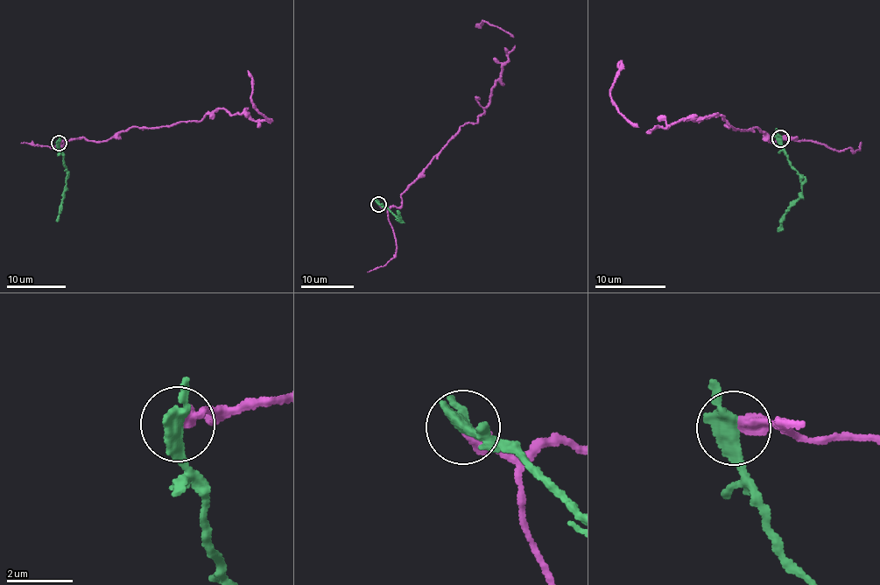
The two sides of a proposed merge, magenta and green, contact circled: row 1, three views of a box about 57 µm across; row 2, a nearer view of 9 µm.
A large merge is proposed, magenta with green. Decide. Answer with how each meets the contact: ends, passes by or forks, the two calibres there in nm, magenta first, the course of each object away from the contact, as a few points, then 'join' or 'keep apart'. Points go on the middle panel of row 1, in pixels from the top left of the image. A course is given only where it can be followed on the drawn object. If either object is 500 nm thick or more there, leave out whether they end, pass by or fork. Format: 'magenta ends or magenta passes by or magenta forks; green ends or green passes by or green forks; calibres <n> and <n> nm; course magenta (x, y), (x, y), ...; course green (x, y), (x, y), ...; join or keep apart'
magenta ends; green passes by; calibres 420 and 400 nm; course magenta (378, 205), (399, 207), (401, 194), (484, 110), (515, 45), (486, 21), (475, 26); course green (378, 203), (403, 222), (397, 211); keep apart

